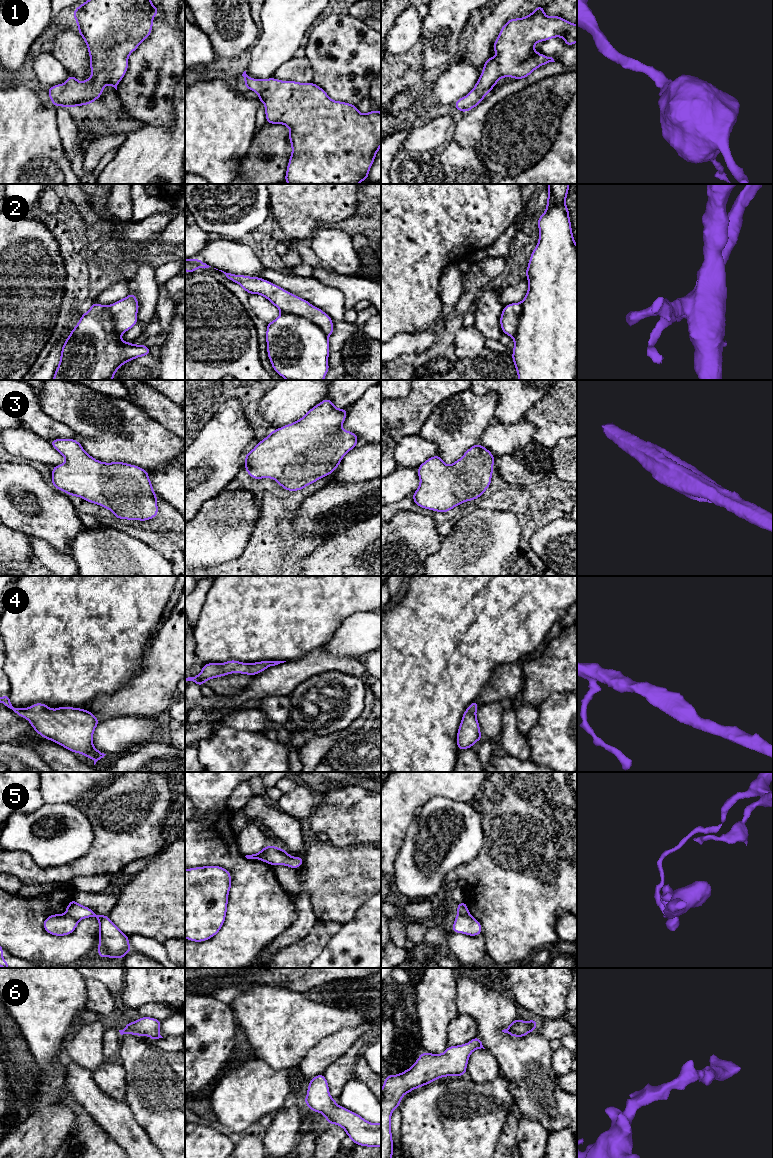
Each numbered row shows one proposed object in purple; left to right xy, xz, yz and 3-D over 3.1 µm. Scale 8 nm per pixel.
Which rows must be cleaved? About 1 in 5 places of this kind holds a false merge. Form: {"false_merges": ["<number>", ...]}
{"false_merges": ["2", "5"]}

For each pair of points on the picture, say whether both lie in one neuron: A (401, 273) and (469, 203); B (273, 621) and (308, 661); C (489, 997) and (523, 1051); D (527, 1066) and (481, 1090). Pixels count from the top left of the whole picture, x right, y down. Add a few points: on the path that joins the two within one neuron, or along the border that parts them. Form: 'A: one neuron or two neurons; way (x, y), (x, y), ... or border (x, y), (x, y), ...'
A: one neuron; way (416, 256), (452, 220)
B: two neurons; border (319, 648), (313, 649), (299, 658), (286, 661)
C: one neuron; way (491, 1013), (491, 1028), (507, 1044)
D: two neurons; border (501, 1075), (508, 1082), (509, 1090), (514, 1100)

